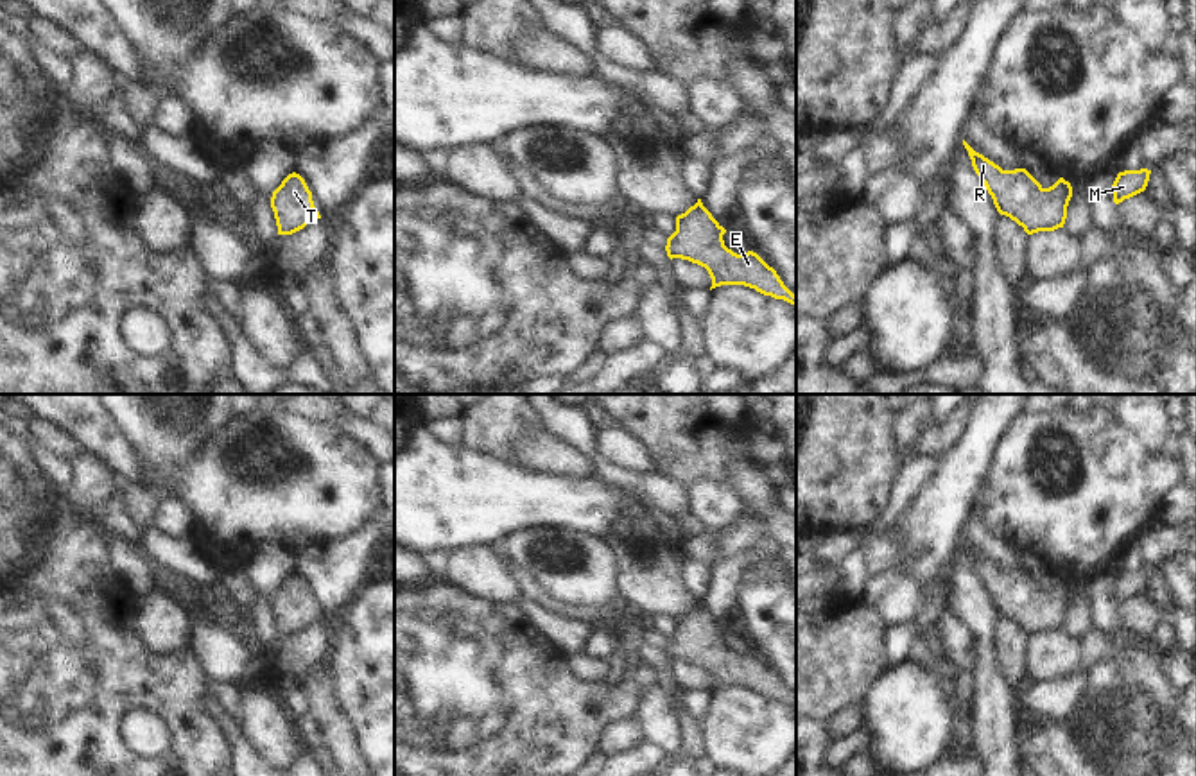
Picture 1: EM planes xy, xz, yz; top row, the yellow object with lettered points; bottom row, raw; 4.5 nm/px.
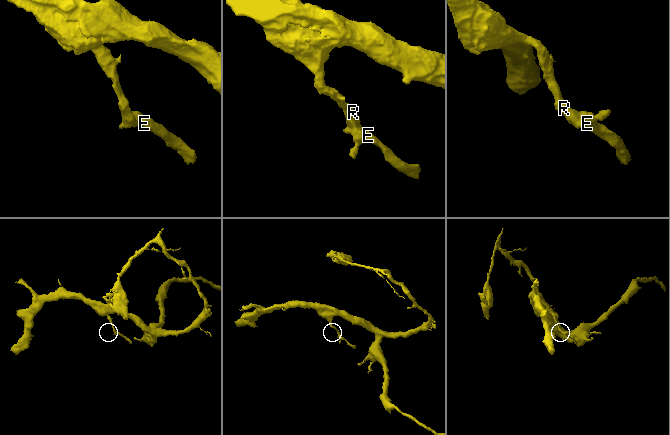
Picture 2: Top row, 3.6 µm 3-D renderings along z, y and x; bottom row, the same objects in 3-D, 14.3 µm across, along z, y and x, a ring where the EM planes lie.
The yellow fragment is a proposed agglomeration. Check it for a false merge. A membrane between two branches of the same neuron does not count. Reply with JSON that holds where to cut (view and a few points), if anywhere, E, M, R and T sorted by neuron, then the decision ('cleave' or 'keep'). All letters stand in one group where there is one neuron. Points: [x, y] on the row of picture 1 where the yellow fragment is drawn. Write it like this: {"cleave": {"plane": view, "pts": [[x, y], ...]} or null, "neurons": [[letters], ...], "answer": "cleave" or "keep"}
{"cleave": null, "neurons": [["E", "M", "R", "T"]], "answer": "keep"}

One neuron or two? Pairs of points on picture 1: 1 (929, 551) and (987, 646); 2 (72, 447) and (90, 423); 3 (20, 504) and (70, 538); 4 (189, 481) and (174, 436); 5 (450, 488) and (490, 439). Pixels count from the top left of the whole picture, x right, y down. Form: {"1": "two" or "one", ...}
{"1": "two", "2": "two", "3": "two", "4": "two", "5": "two"}

